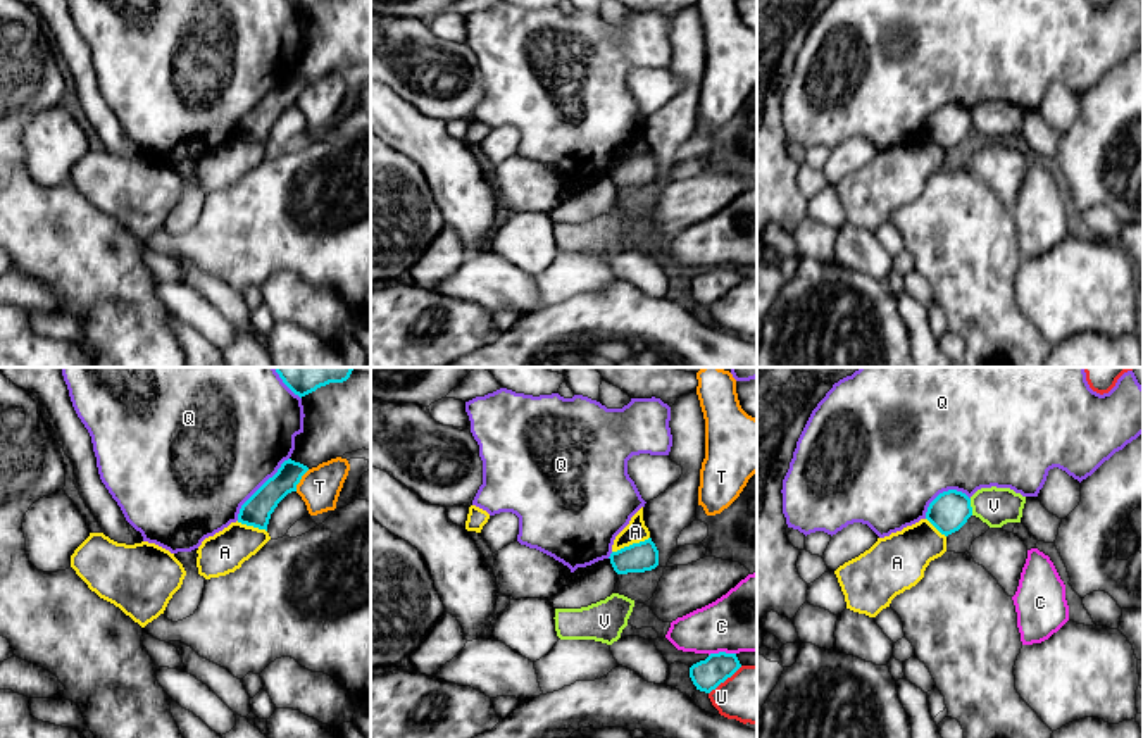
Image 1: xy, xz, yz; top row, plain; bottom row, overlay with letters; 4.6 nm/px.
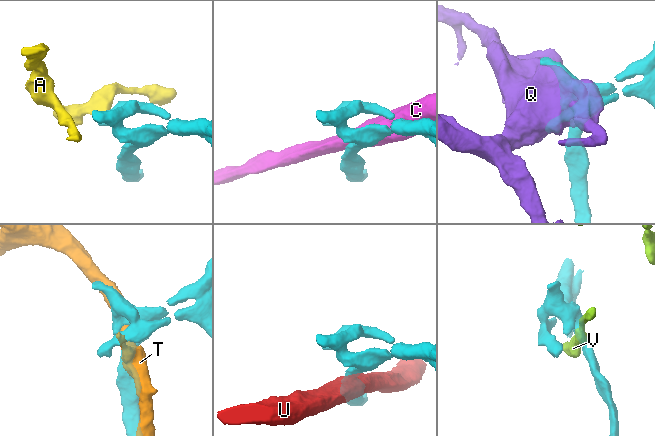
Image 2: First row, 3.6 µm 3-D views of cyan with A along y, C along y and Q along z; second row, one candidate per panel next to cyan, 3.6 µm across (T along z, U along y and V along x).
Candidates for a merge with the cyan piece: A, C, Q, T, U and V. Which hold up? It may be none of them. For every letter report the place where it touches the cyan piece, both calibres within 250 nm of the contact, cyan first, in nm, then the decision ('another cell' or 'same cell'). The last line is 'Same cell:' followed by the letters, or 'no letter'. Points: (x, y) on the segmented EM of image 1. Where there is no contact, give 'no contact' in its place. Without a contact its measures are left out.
A: contact xz (630, 545); calibres 140 and 100 nm; another cell
C: contact xz (721, 652); calibres 150 and 340 nm; another cell
Q: contact xy (259, 488); calibres 140 and 500 nm; another cell
T: contact xy (300, 478); calibres 140 and 190 nm; another cell
U: contact xz (724, 680); calibres 150 and 280 nm; another cell
V: contact yz (971, 507); calibres 180 and 180 nm; another cell
Same cell: no letter

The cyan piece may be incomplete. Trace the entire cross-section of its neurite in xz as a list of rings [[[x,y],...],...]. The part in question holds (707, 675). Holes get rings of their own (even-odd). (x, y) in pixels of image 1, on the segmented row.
[[[710,654],[690,667],[690,678],[696,690],[710,693],[741,667],[736,654]]]

